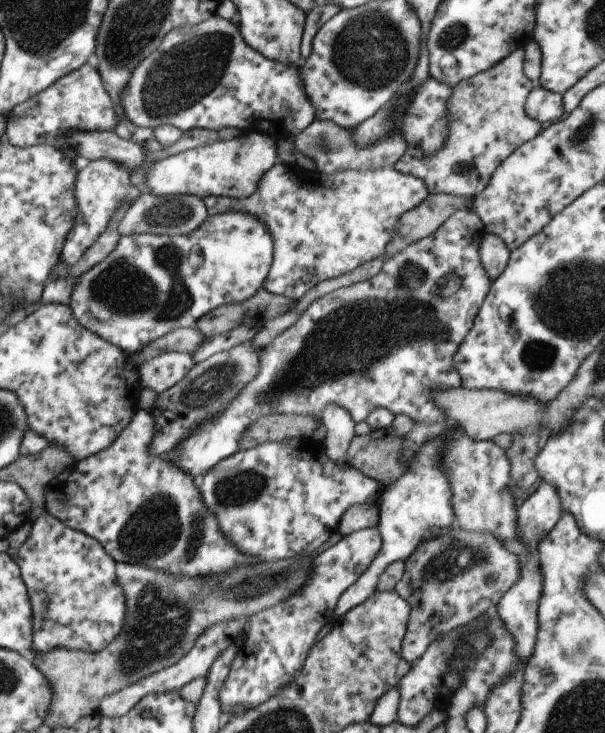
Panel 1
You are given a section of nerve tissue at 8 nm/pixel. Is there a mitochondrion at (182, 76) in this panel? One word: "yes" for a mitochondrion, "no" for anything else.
yes

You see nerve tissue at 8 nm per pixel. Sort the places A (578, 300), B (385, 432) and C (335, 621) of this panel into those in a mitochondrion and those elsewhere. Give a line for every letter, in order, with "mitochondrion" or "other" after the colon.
A: mitochondrion
B: other
C: other

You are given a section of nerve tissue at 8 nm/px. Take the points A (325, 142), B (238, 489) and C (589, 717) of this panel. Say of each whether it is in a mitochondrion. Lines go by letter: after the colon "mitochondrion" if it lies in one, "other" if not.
A: mitochondrion
B: mitochondrion
C: mitochondrion

